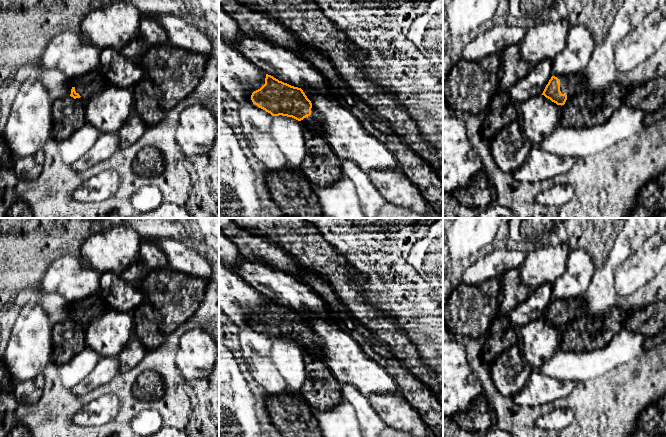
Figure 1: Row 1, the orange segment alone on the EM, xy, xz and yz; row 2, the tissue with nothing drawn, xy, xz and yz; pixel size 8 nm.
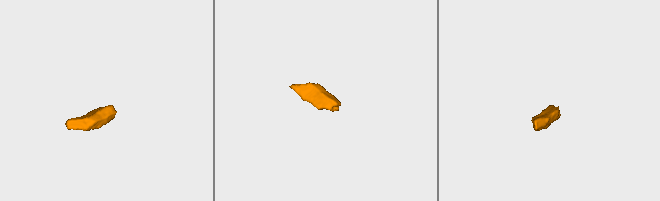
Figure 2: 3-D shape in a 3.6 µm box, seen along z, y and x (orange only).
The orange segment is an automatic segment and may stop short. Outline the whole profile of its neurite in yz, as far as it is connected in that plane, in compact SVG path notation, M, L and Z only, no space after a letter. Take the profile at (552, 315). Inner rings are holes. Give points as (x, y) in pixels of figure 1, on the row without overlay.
M582 296L566 301L564 303L564 309L565 317L562 318L560 315L560 304L557 301L552 300L542 319L557 329L564 329L568 321L573 321L582 317L584 310Z

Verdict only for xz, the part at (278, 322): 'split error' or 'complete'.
split error

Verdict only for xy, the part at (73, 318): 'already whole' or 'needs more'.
needs more

